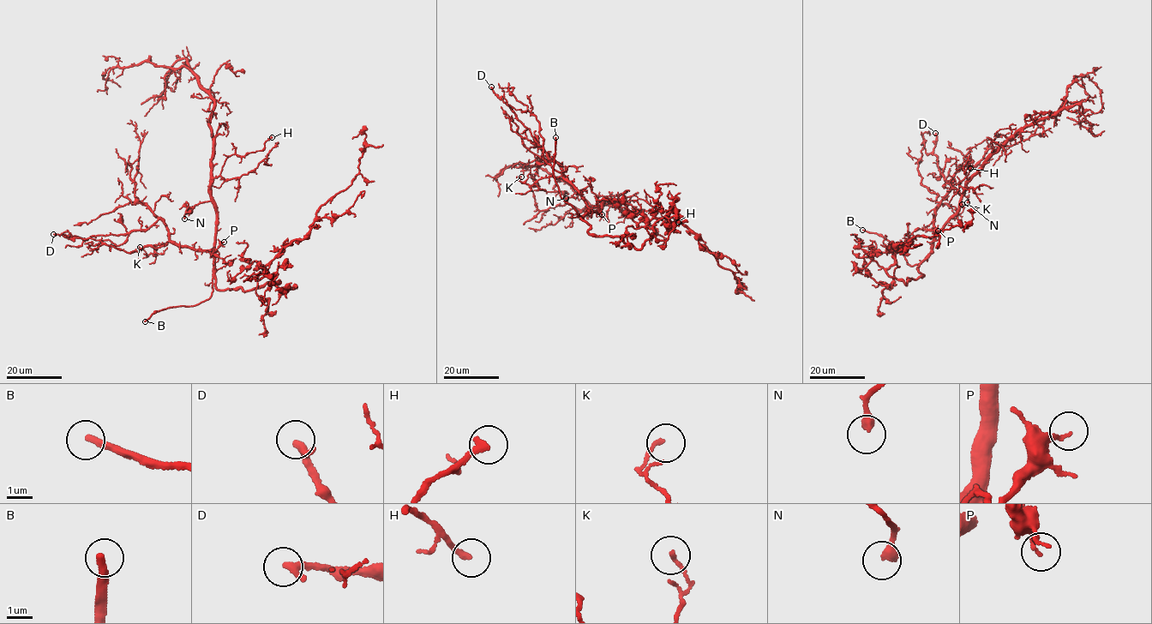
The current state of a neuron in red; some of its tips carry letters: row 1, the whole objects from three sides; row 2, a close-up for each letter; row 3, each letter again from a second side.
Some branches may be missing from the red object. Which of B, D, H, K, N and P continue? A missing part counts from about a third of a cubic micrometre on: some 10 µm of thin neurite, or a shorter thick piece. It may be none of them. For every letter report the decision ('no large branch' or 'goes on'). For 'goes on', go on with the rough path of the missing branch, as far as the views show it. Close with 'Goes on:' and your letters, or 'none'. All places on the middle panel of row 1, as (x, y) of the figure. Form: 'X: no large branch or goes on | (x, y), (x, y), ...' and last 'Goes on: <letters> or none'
B: goes on
D: no large branch
H: no large branch
K: no large branch
N: no large branch
P: no large branch
Goes on: B

